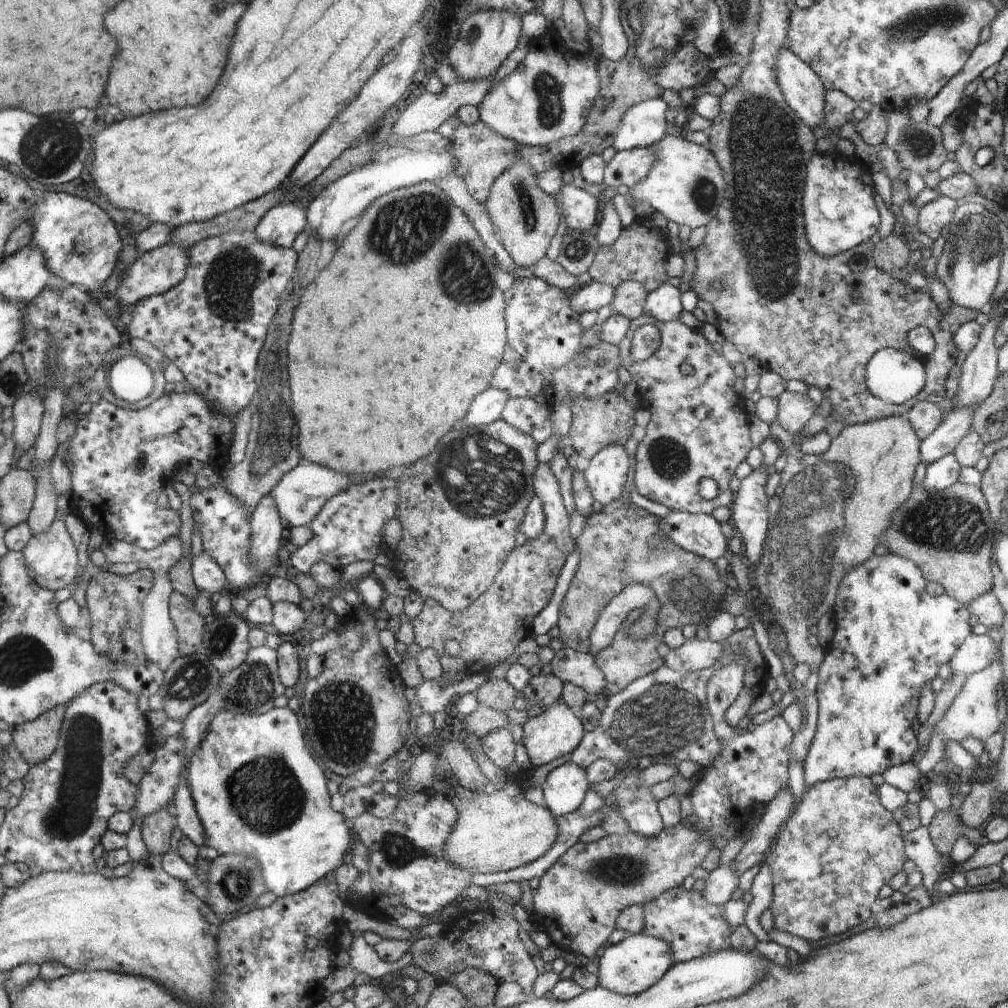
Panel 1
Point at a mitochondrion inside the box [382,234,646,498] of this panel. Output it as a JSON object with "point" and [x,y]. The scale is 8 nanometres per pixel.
{"point":[577,251]}

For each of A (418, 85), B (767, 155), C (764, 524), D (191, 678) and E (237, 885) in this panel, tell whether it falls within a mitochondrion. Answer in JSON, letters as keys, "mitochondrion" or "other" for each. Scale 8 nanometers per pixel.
{"A":"other","B":"mitochondrion","C":"mitochondrion","D":"mitochondrion","E":"mitochondrion"}

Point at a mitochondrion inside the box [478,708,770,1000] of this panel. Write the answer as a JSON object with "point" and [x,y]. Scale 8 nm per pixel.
{"point":[626,870]}

